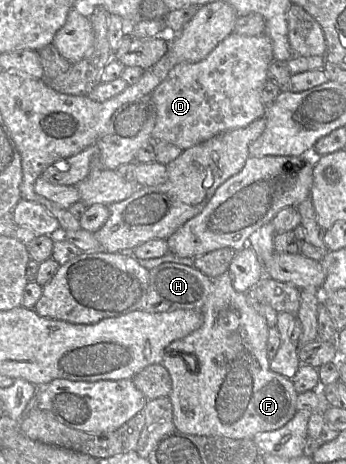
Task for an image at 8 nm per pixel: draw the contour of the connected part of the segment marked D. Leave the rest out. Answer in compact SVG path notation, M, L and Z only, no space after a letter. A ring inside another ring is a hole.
M232 33L203 60L175 65L152 92L157 116L151 140L163 140L185 150L264 117L267 107L261 101L261 92L268 80L268 67L273 60L272 41L266 34L244 36Z

